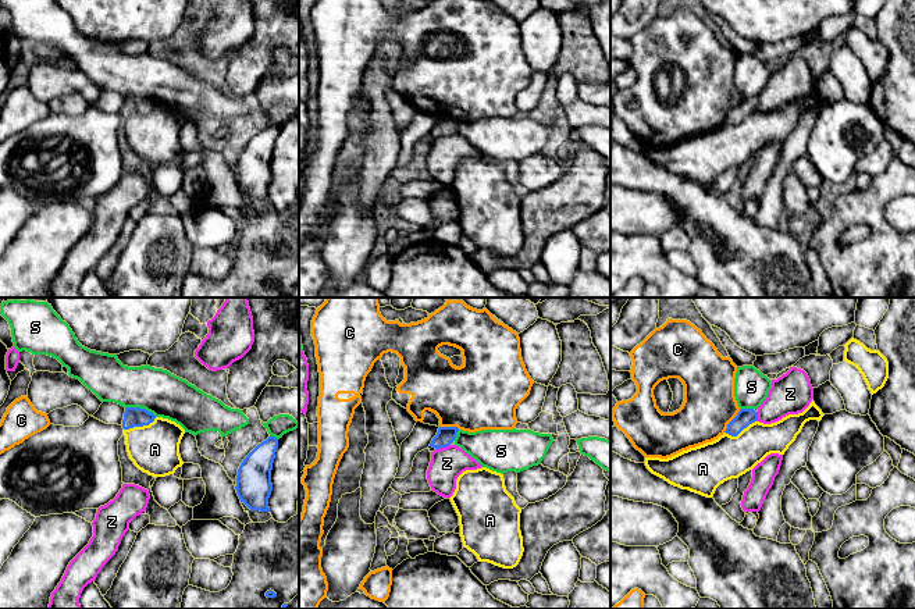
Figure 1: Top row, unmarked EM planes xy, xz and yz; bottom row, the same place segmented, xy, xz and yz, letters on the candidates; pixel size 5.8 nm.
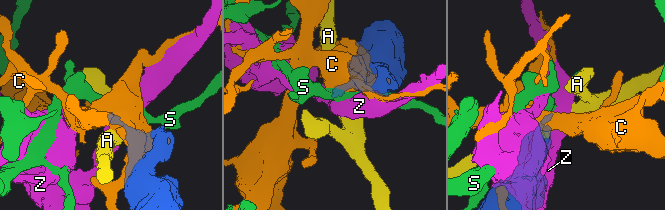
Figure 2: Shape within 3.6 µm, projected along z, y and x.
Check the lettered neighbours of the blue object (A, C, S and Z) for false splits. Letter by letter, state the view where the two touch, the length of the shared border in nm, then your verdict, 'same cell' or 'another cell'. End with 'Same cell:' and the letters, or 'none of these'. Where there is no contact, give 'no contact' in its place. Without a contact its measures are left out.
A: contact in xy; length 200 nm; another cell
C: contact in yz; length 170 nm; another cell
S: contact in xy; length 190 nm; another cell
Z: contact in xz; length 90 nm; another cell
Same cell: none of these

